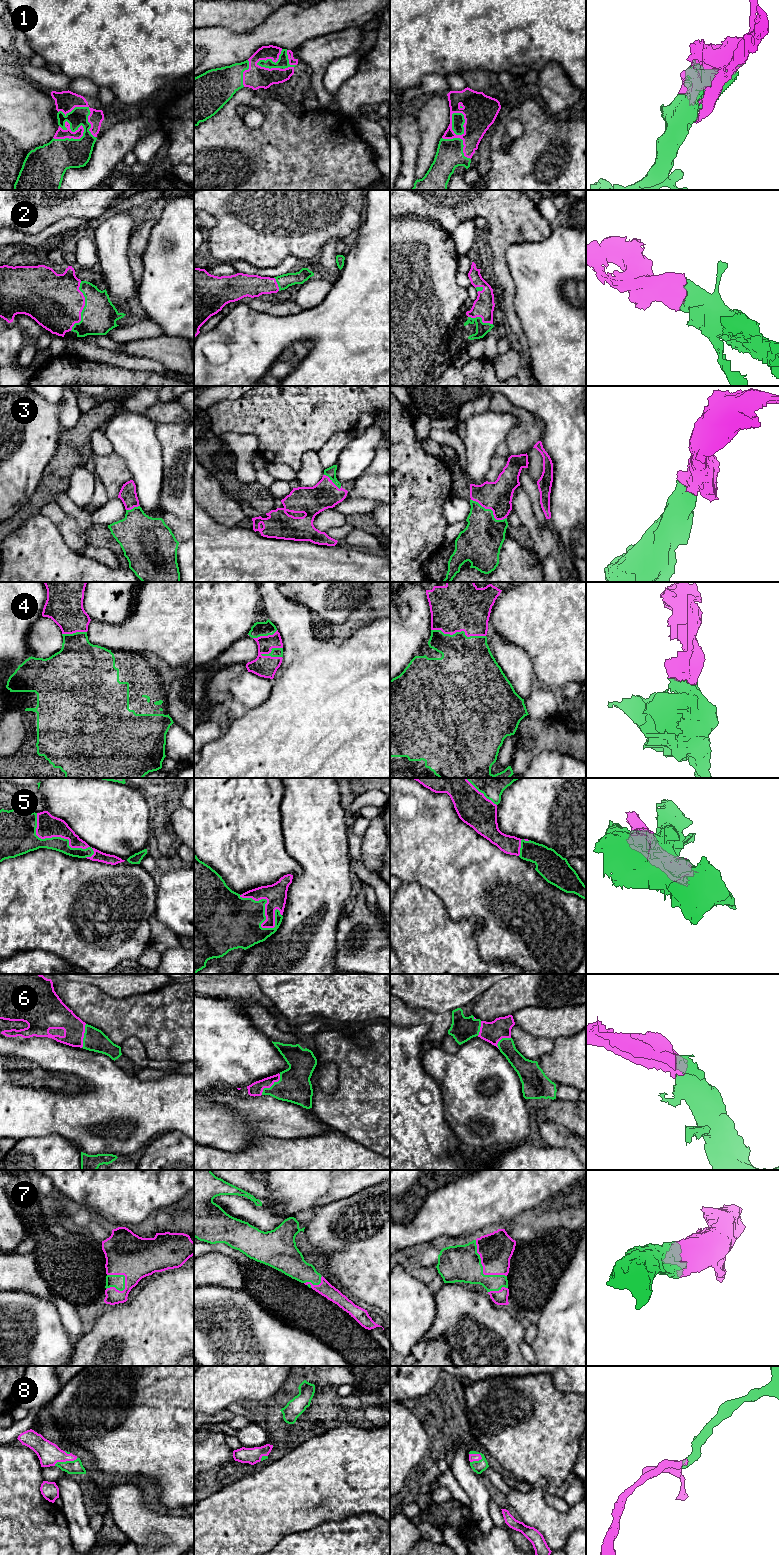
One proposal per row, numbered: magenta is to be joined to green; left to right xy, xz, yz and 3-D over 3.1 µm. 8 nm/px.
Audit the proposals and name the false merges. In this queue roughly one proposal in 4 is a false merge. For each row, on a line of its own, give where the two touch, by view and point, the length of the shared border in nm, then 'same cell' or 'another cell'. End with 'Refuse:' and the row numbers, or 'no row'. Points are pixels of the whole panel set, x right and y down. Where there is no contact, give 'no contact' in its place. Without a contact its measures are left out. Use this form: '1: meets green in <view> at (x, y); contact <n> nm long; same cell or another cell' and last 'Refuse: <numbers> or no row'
1: meets green in xy at (71, 138); contact 260 nm long; same cell
2: meets green in xy at (84, 307); contact 400 nm long; same cell
3: meets green in yz at (490, 509); contact 320 nm long; same cell
4: meets green in yz at (459, 632); contact 440 nm long; same cell
5: meets green in xy at (58, 837); contact 550 nm long; same cell
6: meets green in xz at (272, 1085); contact 220 nm long; same cell
7: meets green in yz at (482, 1268); contact 380 nm long; same cell
8: meets green in yz at (476, 1453); contact 120 nm long; same cell
Refuse: no row

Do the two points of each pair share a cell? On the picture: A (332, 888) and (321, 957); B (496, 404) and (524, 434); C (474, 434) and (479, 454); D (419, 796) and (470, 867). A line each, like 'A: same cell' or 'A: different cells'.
A: same cell
B: same cell
C: same cell
D: same cell

